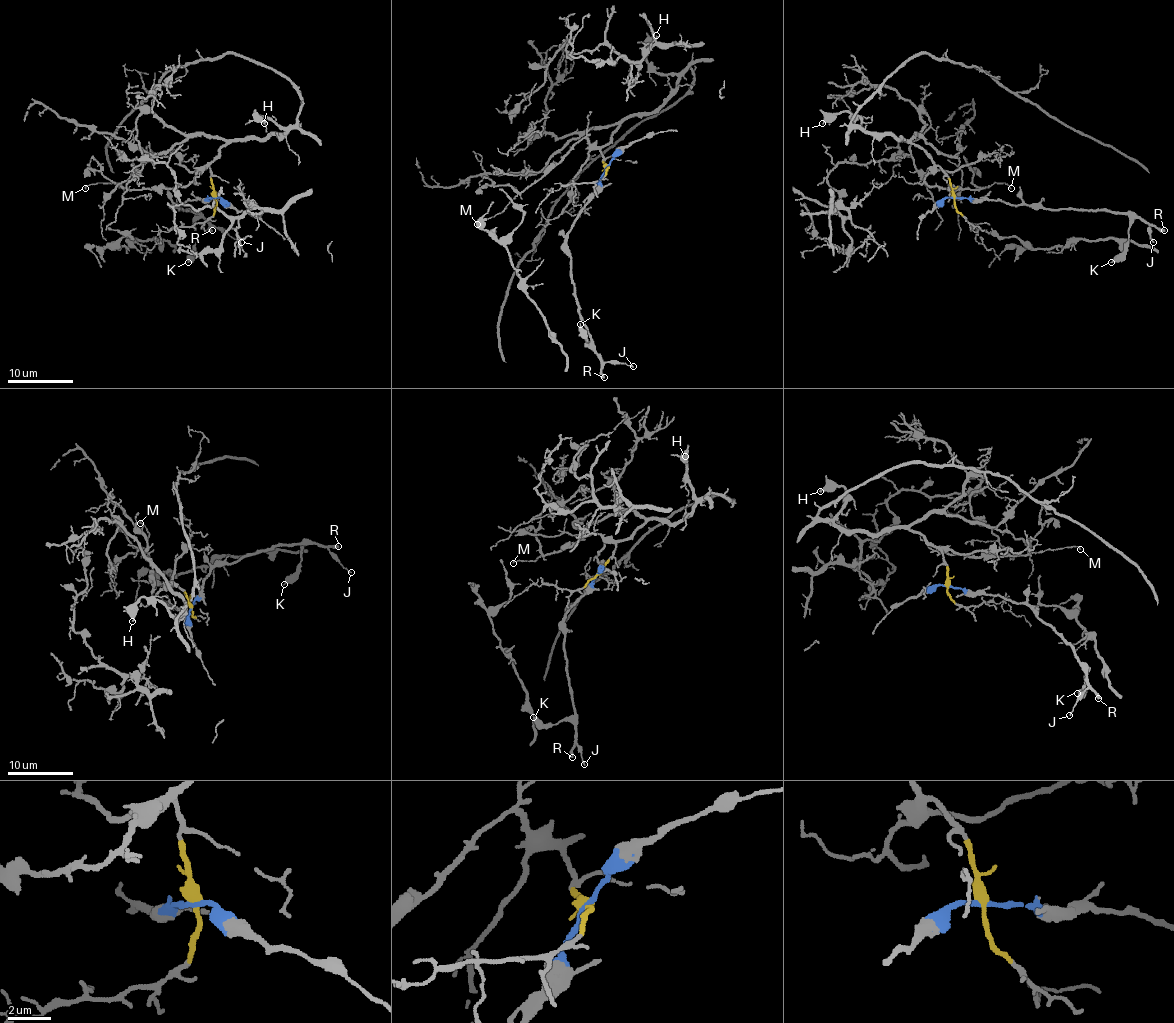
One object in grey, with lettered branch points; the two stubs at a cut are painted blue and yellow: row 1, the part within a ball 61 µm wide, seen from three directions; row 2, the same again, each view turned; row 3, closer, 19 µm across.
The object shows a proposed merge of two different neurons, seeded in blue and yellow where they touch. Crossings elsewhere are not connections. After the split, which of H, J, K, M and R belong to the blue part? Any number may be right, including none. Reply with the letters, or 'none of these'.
J, K, R

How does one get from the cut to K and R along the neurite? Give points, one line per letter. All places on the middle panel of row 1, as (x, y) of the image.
K: (608, 166), (601, 177), (601, 189), (581, 210), (567, 237), (573, 296), (590, 340), (586, 343), (580, 324)
R: (608, 166), (601, 189), (581, 210), (567, 237), (570, 279), (581, 322), (604, 378)

